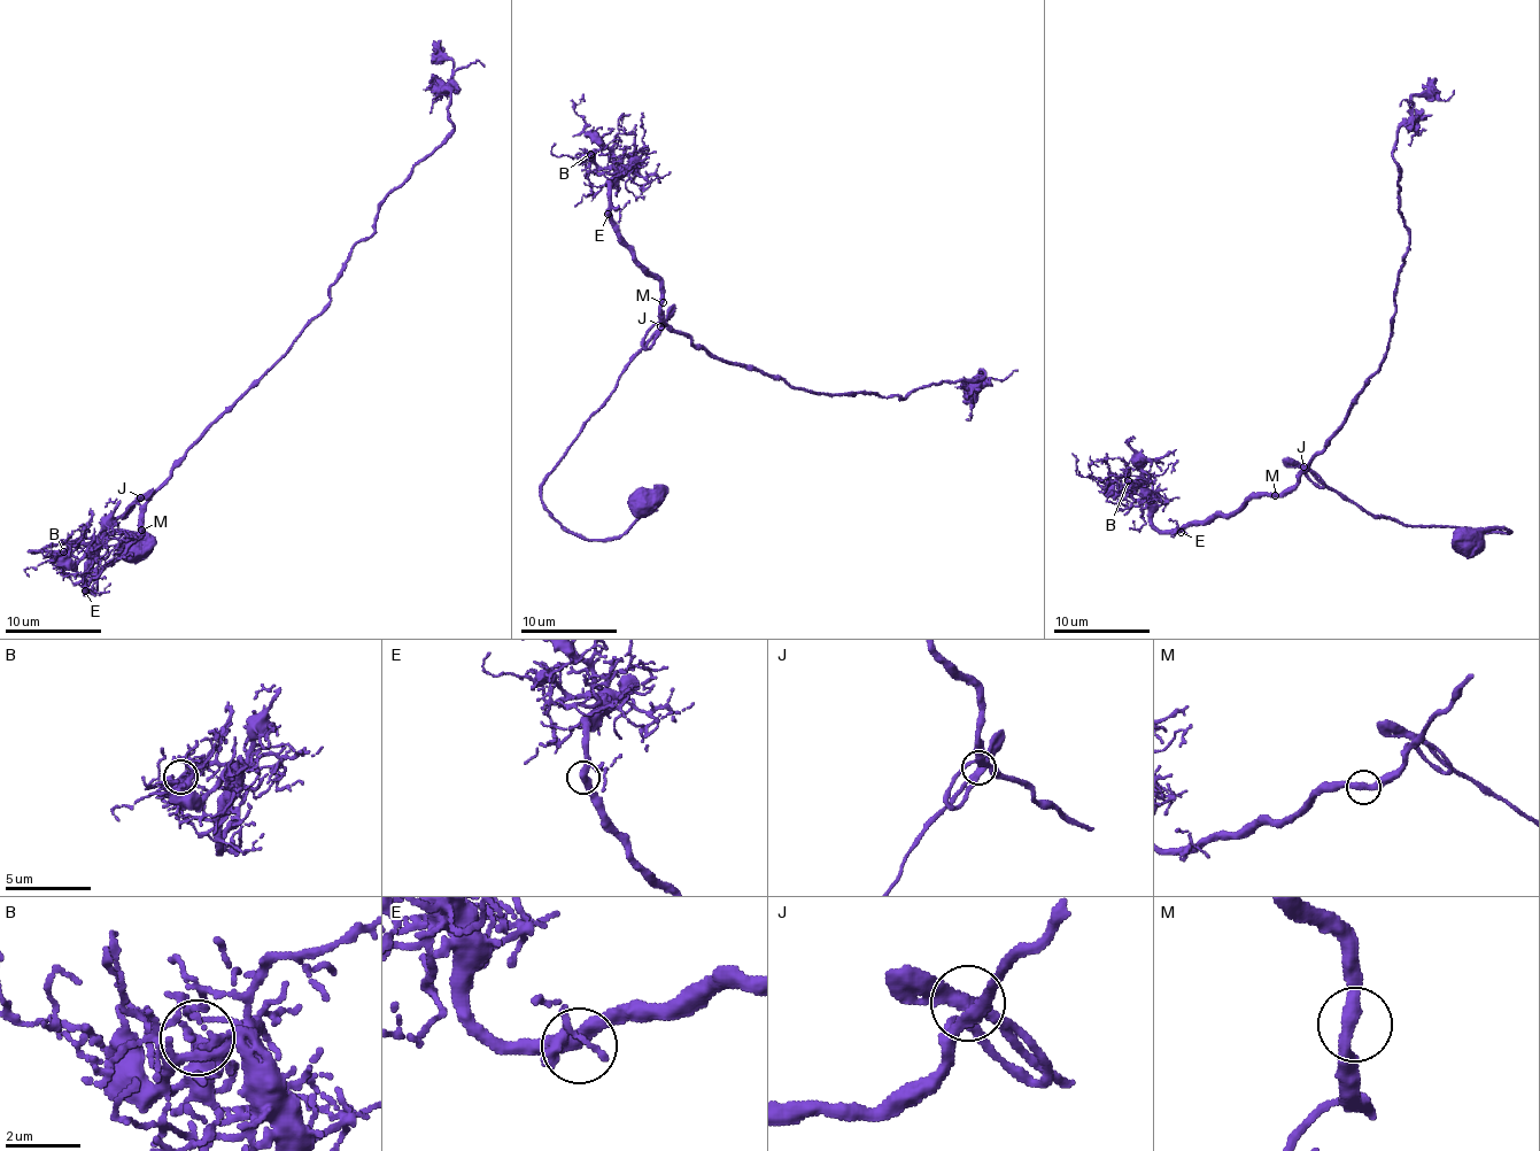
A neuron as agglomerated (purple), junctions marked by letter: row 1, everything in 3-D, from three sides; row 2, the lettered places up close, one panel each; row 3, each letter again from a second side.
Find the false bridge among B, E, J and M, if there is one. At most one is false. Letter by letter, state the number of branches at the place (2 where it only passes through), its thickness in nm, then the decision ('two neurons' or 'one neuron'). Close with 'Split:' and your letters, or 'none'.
B: 4 | 340 nm | one neuron
E: 3 | 320 nm | one neuron
J: 4 | 300 nm | one neuron
M: 2 | 360 nm | one neuron
Split: none

